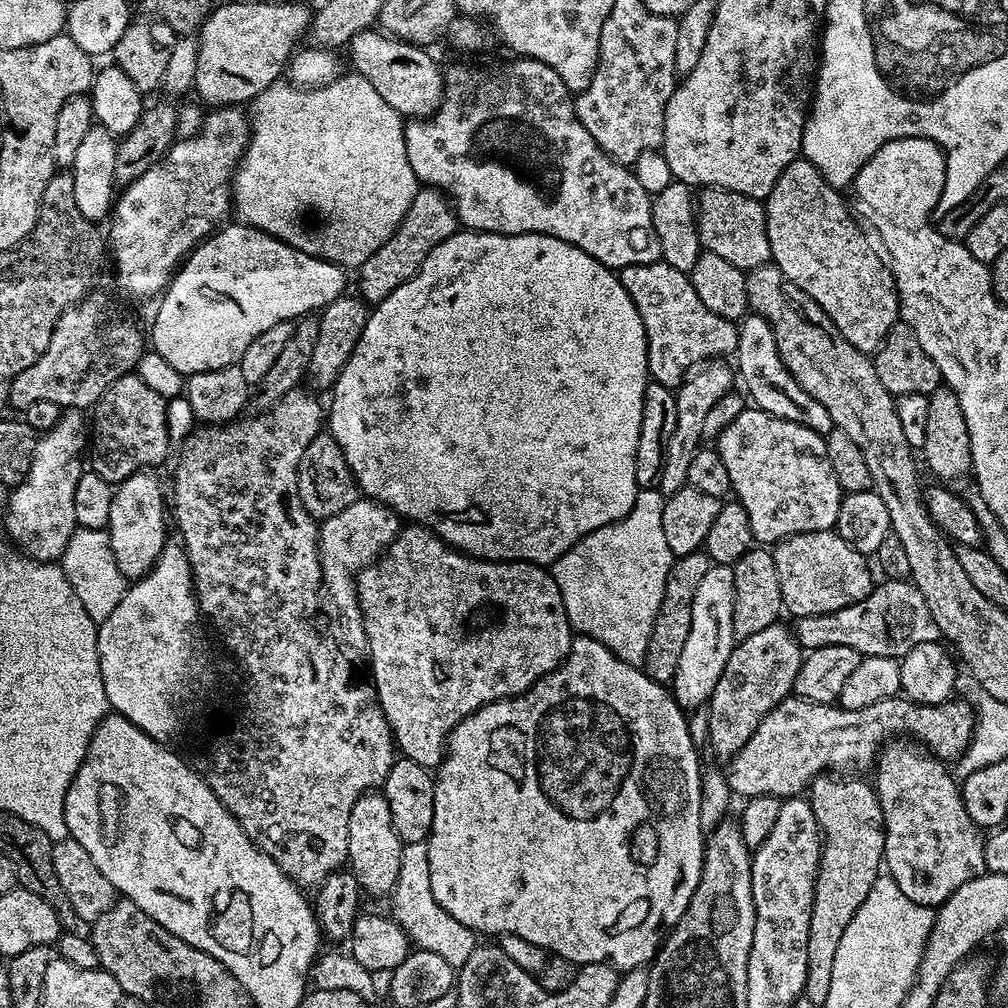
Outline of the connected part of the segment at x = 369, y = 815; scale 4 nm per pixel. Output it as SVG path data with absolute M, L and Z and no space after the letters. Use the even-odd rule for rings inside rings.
M369 790L354 802L350 810L348 823L348 858L347 867L352 877L360 884L361 893L372 896L387 897L396 887L400 859L402 858L402 843L393 830L388 804L379 791Z

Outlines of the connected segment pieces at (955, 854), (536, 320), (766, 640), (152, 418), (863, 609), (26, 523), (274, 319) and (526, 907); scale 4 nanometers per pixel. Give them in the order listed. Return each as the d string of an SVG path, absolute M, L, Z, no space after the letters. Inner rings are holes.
M884 750L875 767L874 787L884 815L883 863L886 872L900 881L907 897L939 906L964 882L986 872L985 837L970 814L966 814L964 798L953 773L944 772L945 765L937 757L919 751Z
M453 231L444 237L441 244L430 249L426 258L420 263L419 270L406 282L402 282L402 286L395 288L382 303L375 305L369 311L366 326L350 354L350 358L340 369L340 374L330 389L332 409L329 412L327 409L326 412L326 428L338 442L348 463L348 469L356 477L359 491L365 497L388 505L397 516L405 521L431 528L445 544L451 544L453 548L469 556L475 556L481 560L527 560L529 564L548 566L552 561L558 559L567 548L577 544L583 536L602 526L612 524L615 520L621 520L634 506L638 491L634 462L638 454L638 434L642 430L644 391L650 382L647 332L643 328L642 318L631 300L631 295L623 288L619 275L602 262L598 262L590 254L583 252L577 244L571 244L562 238L554 238L541 232L523 232L517 236L505 236L502 232L459 231Z
M776 623L766 626L766 630L758 630L758 634L743 637L733 647L730 658L726 662L726 670L722 670L722 678L718 678L718 686L714 686L712 699L706 705L708 711L708 740L712 748L720 756L732 758L751 739L759 724L772 708L779 706L792 692L792 683L800 669L802 659L801 645L787 627L776 632Z
M129 374L114 381L114 383L111 384L104 393L102 393L90 412L90 415L92 415L92 420L90 416L90 456L92 452L92 464L90 464L91 471L97 472L103 480L107 480L109 484L116 486L120 484L121 481L127 479L128 476L132 476L141 470L155 469L155 464L162 463L163 460L167 458L168 448L170 448L170 441L167 432L167 410L165 405L166 400L155 393L154 390L152 390L150 386L148 386L137 374Z
M883 579L860 602L834 611L836 636L828 640L830 645L850 646L863 657L894 657L899 659L914 645L932 642L939 637L937 623L916 585L910 580Z
M65 411L57 423L37 439L28 473L19 481L21 484L13 490L12 497L6 505L6 512L12 515L12 529L7 531L7 535L16 532L16 536L20 536L16 544L29 557L41 562L59 561L64 555L72 533L78 527L74 518L74 486L78 486L78 478L82 471L80 455L83 452L85 455L86 452L86 420L80 416L83 415L79 411Z
M225 223L188 253L170 283L163 289L164 297L156 308L152 336L150 332L151 347L181 374L218 370L236 364L242 358L246 346L250 346L250 342L254 342L254 338L258 338L258 334L270 326L283 320L292 322L307 317L312 311L323 310L330 302L345 295L346 272L339 264L299 252L269 232L251 228L249 224L235 223Z
M583 634L577 635L573 639L572 648L563 662L552 672L546 673L540 680L537 680L527 692L519 696L495 700L493 704L483 704L477 712L471 712L465 720L448 733L446 751L434 772L432 829L426 839L430 890L434 894L434 898L454 918L458 918L458 922L462 922L477 934L509 932L510 935L517 936L518 939L525 940L528 944L537 944L538 947L545 948L545 953L561 956L576 966L593 964L604 959L608 959L620 970L635 968L636 965L645 965L652 957L655 957L662 943L660 927L663 924L671 926L679 922L684 911L690 906L690 900L694 894L687 873L696 872L696 864L690 864L688 860L688 836L680 836L680 828L688 828L688 824L684 824L684 820L680 820L680 800L688 800L688 792L696 792L696 782L701 779L702 760L696 757L696 744L692 741L692 732L688 729L688 720L684 716L687 716L685 709L677 704L675 695L665 685L654 682L637 665L627 664L625 660L618 658L601 640ZM664 804L668 804L668 808L672 808L672 812L660 812L660 808L664 808Z

